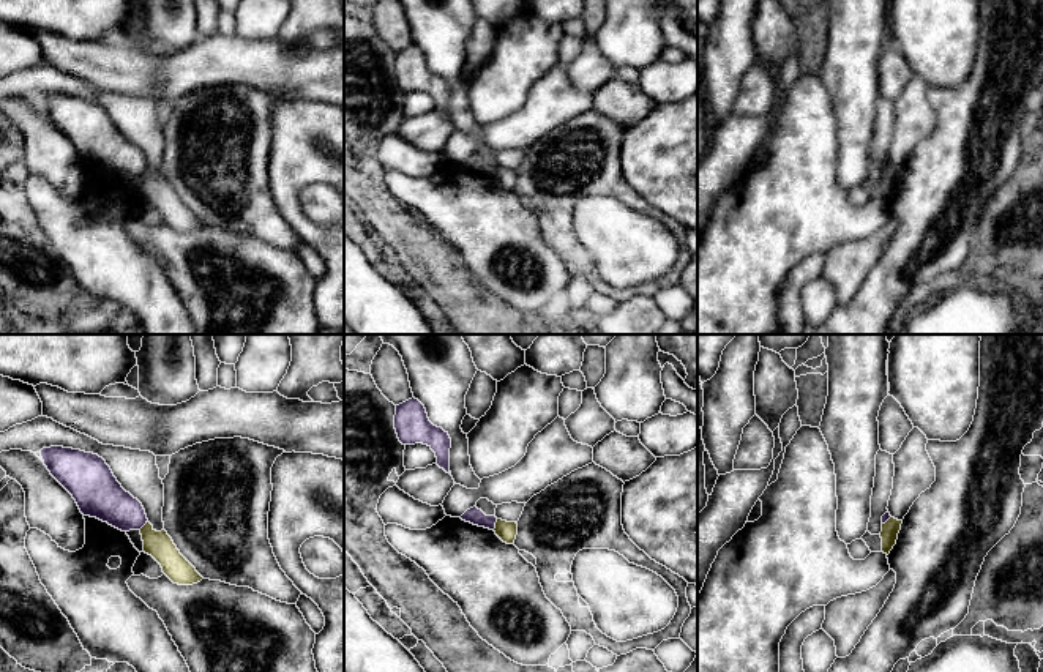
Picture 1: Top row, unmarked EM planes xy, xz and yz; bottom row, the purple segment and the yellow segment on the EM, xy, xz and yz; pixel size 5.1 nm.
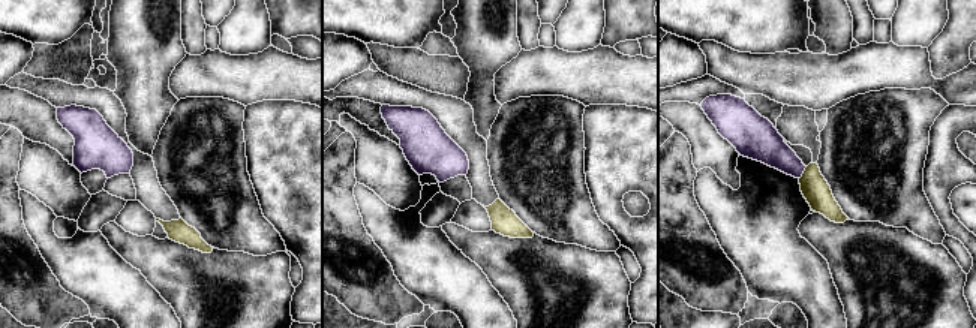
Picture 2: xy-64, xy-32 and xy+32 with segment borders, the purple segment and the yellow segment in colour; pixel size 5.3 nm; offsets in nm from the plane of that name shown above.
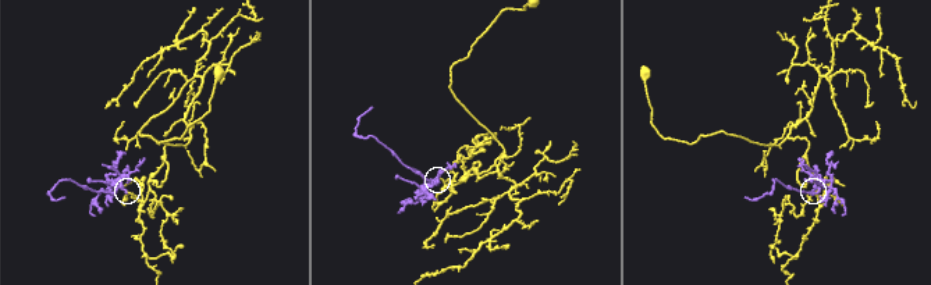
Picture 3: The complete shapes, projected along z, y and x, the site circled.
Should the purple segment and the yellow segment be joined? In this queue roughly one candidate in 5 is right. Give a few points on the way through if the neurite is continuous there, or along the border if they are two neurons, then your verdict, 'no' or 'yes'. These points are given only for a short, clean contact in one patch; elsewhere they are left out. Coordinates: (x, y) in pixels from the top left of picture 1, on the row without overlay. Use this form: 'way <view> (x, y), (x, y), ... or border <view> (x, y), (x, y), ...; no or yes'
border xz (497, 166), (493, 175); no

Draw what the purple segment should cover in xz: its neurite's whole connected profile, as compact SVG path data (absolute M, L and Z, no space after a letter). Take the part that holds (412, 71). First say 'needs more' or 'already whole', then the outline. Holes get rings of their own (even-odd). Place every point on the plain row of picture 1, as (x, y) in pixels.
already whole | M412 44L396 52L394 76L402 91L428 91L436 99L436 110L451 121L451 85L448 79L429 68L426 55L418 46Z

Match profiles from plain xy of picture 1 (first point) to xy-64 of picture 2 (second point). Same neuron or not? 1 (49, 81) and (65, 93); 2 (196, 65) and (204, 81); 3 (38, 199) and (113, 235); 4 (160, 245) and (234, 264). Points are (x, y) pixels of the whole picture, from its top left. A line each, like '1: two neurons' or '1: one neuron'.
1: one neuron
2: one neuron
3: two neurons
4: one neuron

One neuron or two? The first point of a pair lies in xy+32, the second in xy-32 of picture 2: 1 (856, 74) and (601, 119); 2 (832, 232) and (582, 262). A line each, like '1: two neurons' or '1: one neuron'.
1: two neurons
2: one neuron

